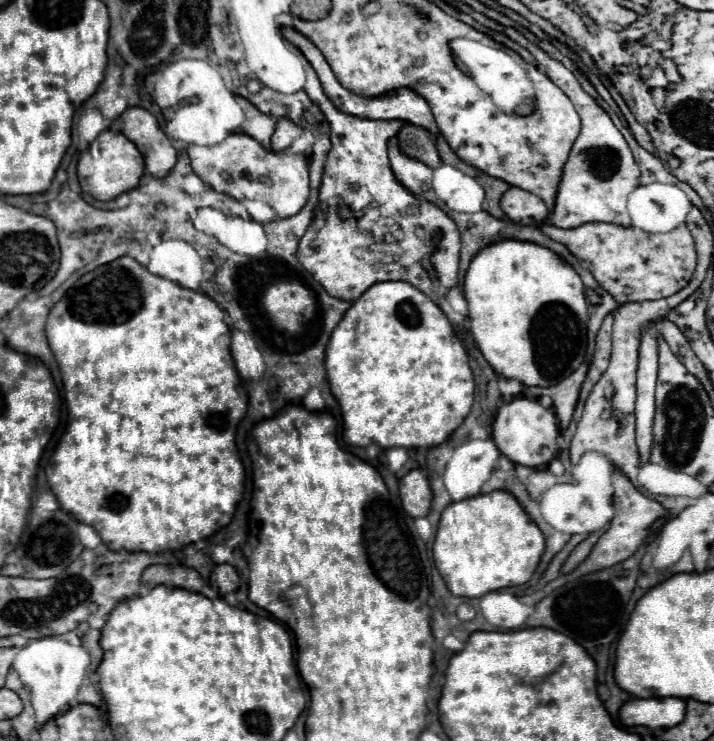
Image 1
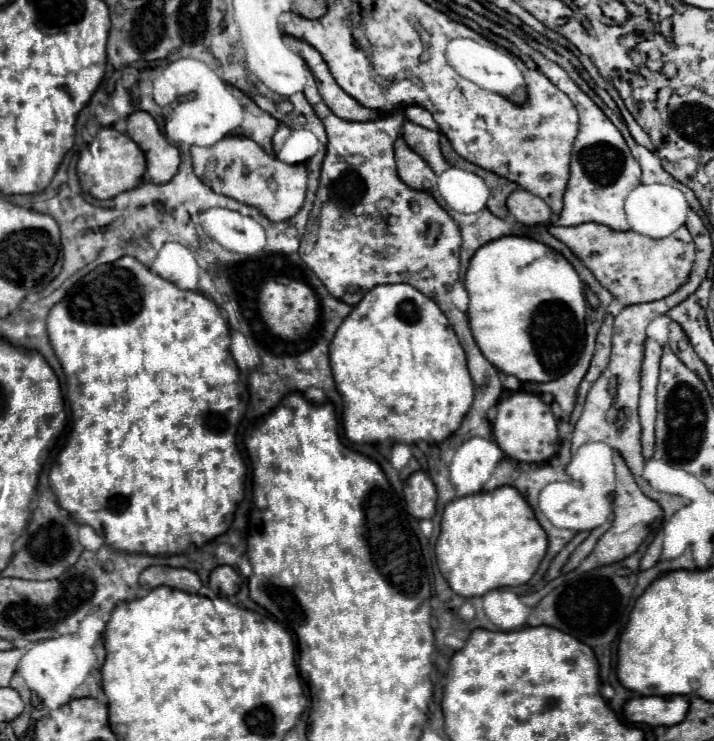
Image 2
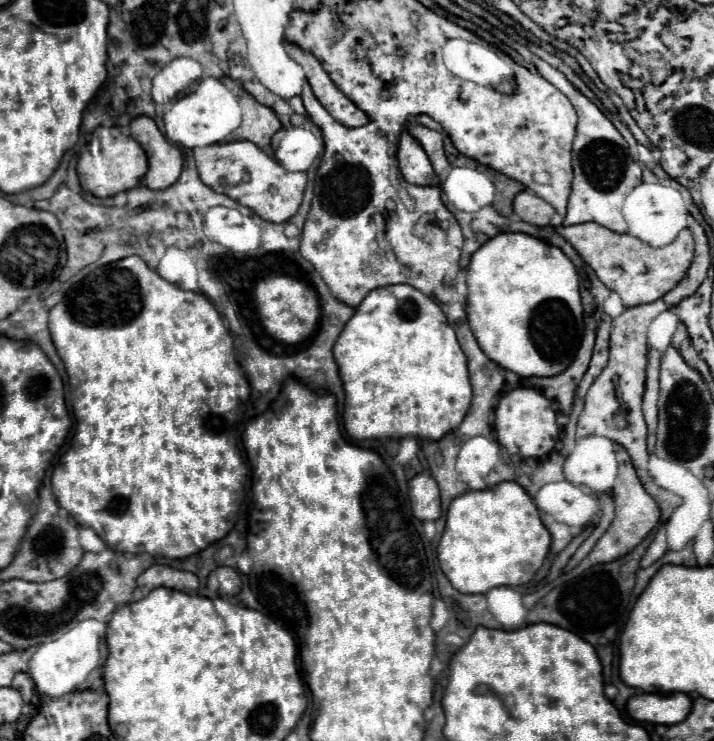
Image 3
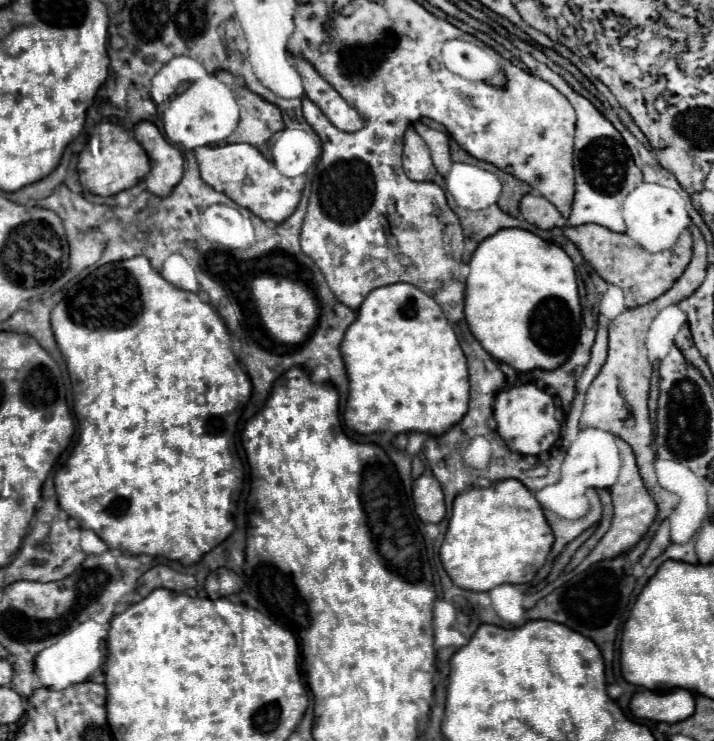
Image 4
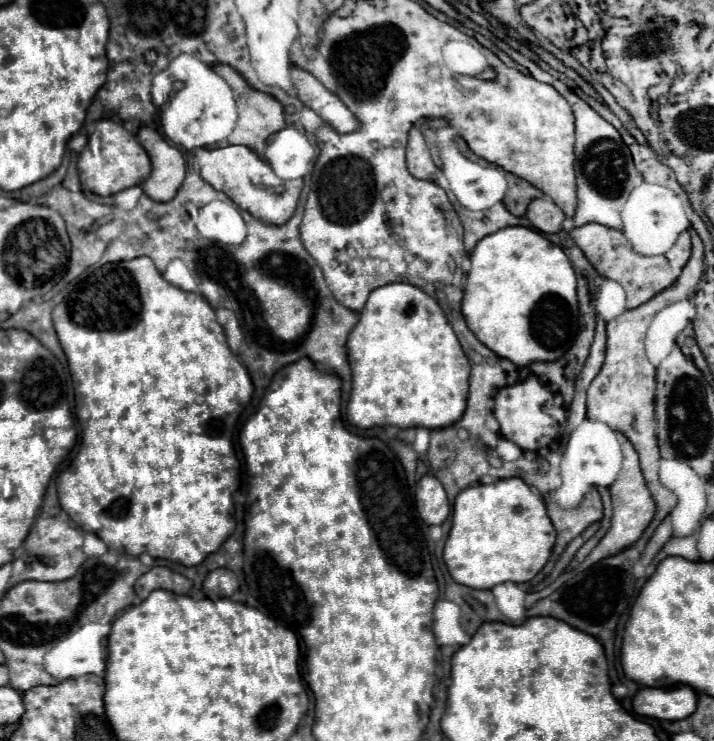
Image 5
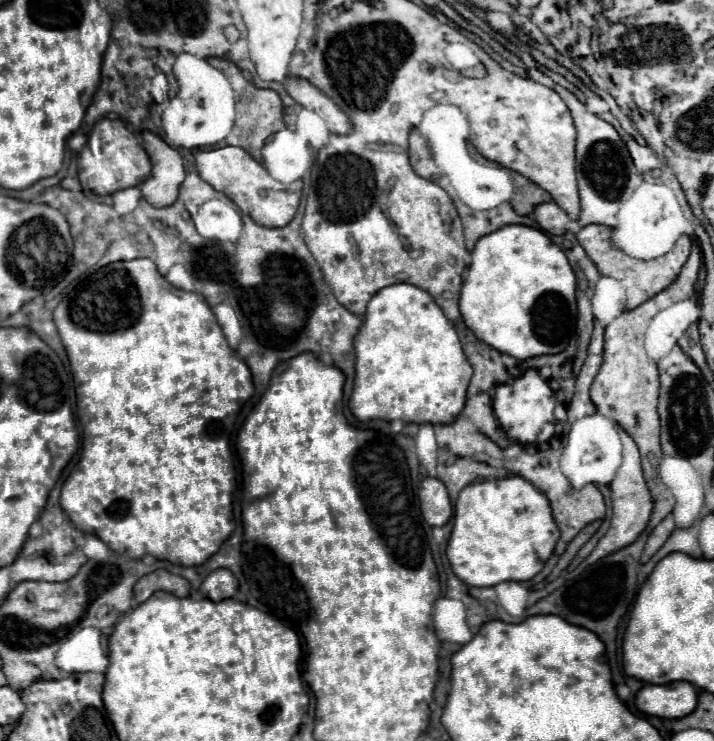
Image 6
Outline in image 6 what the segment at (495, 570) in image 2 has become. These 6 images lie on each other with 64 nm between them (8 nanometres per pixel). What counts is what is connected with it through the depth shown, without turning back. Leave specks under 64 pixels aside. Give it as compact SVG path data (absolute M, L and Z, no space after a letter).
M506 476L496 480L488 480L488 482L472 482L470 486L466 486L458 500L456 500L456 508L454 508L454 528L446 546L446 556L450 560L452 572L466 582L468 586L496 586L500 582L508 582L508 580L516 580L516 582L524 582L534 578L544 562L550 558L556 542L558 542L558 526L552 518L552 508L548 504L548 498L538 492L528 480L520 478L520 476Z

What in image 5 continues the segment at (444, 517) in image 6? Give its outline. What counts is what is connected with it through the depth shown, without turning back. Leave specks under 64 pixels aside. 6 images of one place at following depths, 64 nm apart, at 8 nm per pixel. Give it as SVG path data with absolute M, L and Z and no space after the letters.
M432 474L422 476L416 484L416 510L426 524L442 524L450 514L446 492Z

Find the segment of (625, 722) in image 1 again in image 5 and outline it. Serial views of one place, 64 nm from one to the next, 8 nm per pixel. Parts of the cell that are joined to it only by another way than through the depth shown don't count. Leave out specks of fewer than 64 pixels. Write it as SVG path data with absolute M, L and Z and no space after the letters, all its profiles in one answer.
M690 686L640 688L632 700L632 710L656 720L684 720L696 710L696 692Z

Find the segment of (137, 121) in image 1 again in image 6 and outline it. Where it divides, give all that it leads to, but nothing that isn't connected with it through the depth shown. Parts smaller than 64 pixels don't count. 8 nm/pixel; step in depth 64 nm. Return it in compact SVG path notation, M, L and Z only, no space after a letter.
M142 132L142 146L150 156L152 174L140 184L142 196L152 206L170 206L178 198L180 184L184 180L184 162L179 151L168 146L154 132Z

